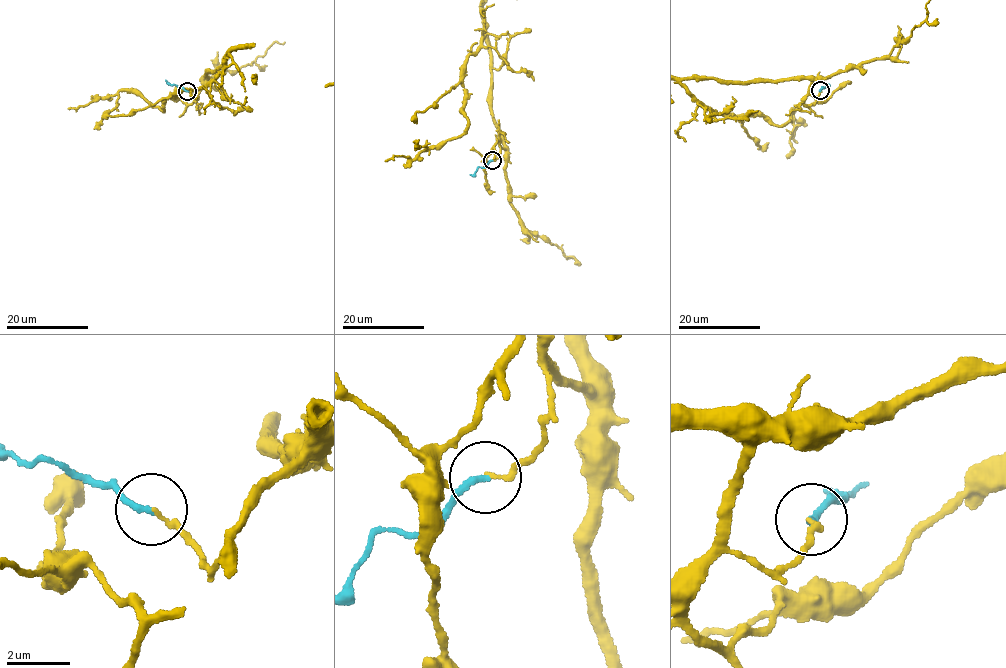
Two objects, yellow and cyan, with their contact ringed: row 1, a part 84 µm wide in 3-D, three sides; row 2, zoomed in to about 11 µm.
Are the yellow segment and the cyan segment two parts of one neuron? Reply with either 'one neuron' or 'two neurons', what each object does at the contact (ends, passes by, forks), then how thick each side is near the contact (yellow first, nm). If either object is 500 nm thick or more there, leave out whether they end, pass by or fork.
two neurons | yellow ends | cyan ends | 150/180 nm

